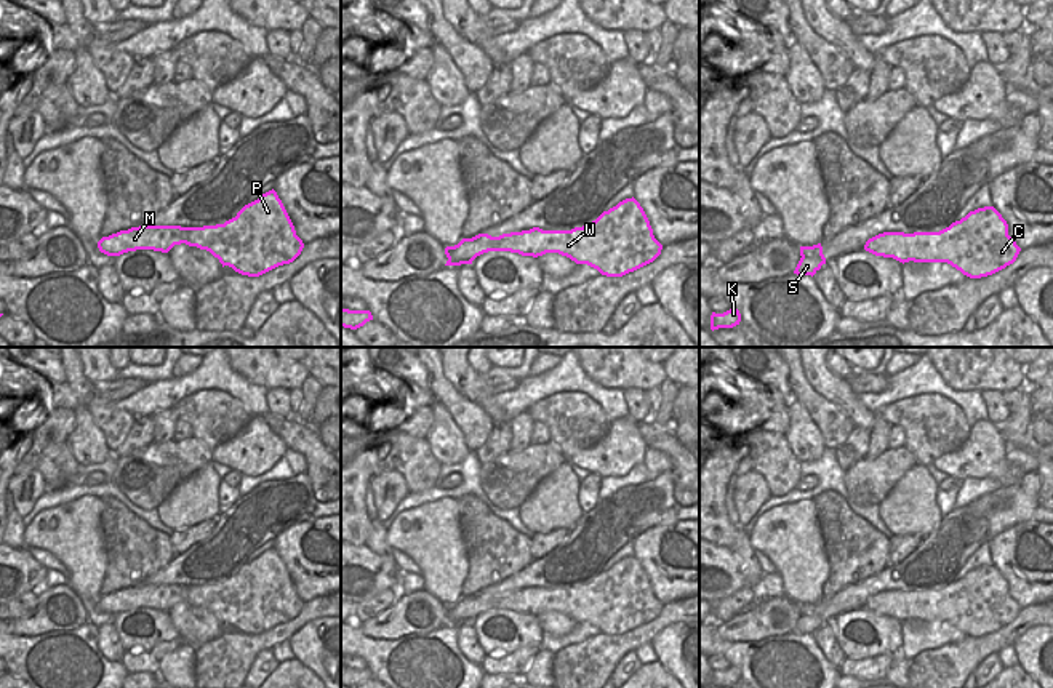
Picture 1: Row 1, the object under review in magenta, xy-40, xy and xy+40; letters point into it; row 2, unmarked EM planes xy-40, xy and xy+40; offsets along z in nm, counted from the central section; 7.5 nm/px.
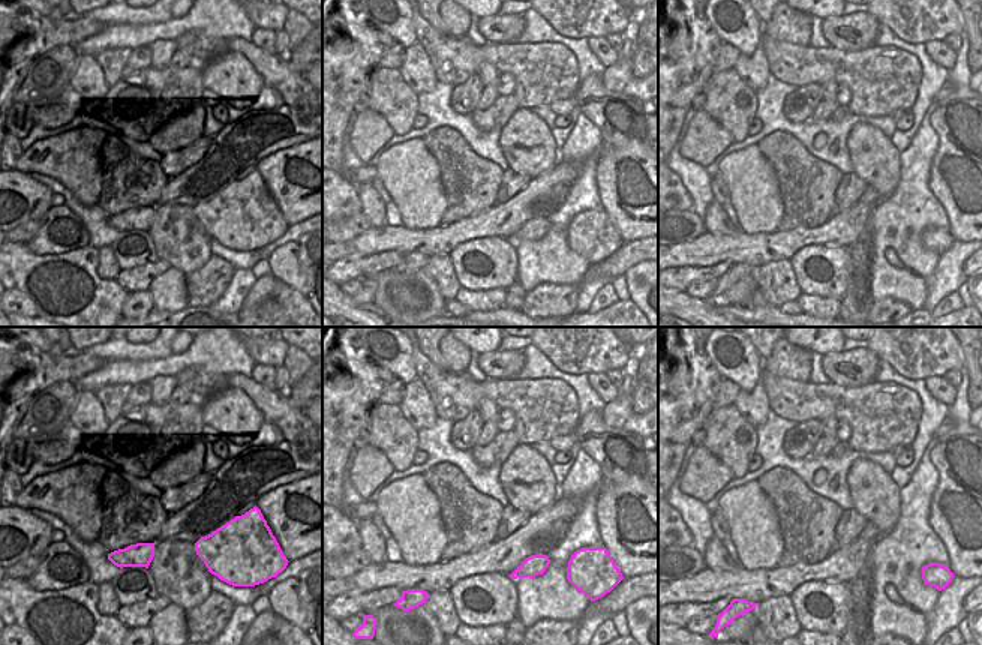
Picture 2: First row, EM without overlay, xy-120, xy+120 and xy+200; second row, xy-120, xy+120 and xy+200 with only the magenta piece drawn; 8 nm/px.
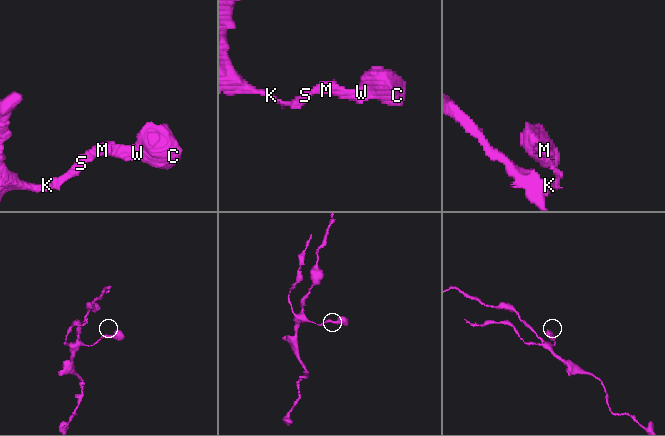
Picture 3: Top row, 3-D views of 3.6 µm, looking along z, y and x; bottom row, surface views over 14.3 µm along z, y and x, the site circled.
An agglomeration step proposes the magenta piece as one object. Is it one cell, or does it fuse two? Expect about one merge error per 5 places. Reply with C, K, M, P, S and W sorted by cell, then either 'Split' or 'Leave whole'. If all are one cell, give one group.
Groups: C K M P S W. Leave whole.

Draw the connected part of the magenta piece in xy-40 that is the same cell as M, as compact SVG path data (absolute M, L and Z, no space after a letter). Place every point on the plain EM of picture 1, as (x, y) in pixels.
M274 547L245 563L235 576L224 582L203 586L139 584L102 595L98 600L98 606L107 614L120 614L136 608L168 611L174 603L181 602L206 608L219 618L222 626L229 624L235 630L248 635L259 635L278 624L293 621L304 606L302 598L296 594L294 584Z

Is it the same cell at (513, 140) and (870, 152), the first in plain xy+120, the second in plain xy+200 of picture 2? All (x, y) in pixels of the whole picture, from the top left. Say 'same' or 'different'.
same

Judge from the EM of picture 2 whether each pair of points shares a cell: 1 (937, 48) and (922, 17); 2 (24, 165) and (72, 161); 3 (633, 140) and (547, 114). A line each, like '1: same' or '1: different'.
1: different
2: same
3: different

